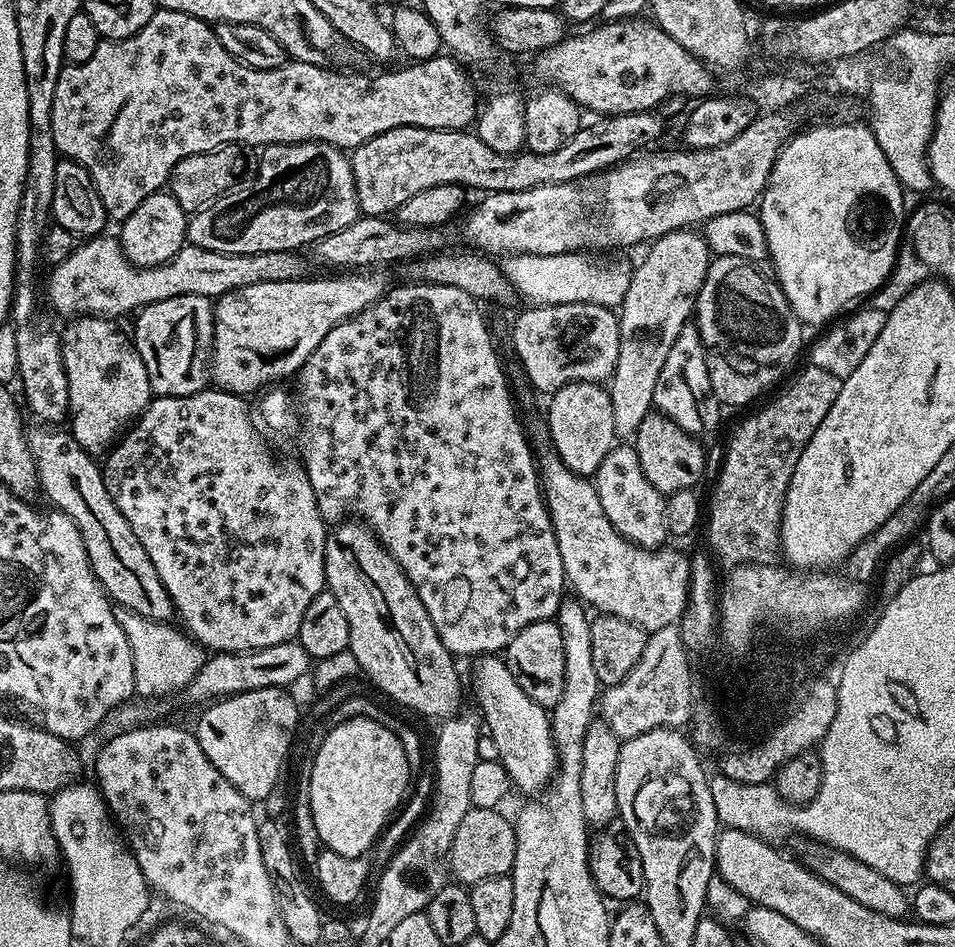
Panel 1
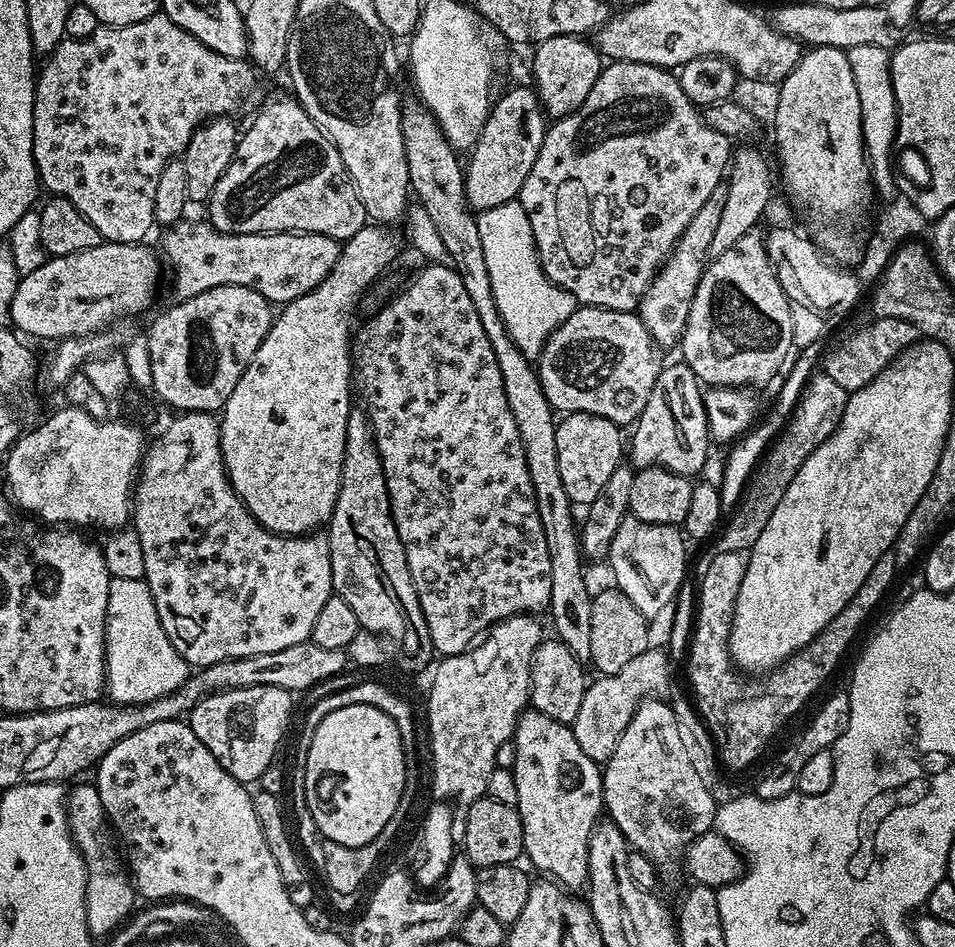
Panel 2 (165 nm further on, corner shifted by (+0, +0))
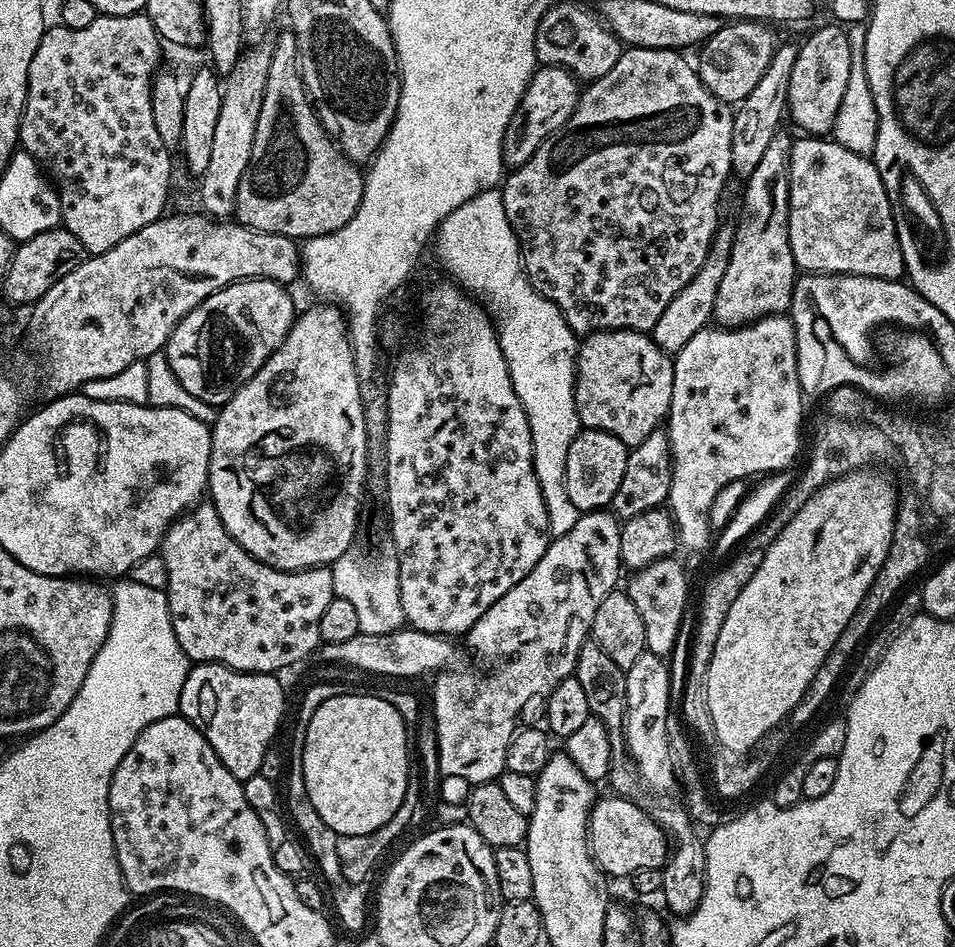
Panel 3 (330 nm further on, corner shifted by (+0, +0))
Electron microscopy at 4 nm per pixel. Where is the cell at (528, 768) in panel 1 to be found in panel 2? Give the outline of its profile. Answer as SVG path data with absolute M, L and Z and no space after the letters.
M535 710L520 715L514 739L516 761L511 770L518 786L515 805L524 827L524 856L540 874L564 888L583 889L588 882L590 834L605 811L601 765L582 754L569 725Z

